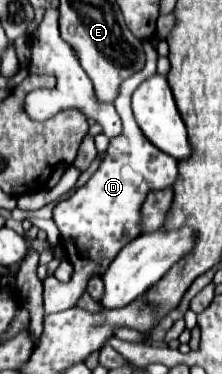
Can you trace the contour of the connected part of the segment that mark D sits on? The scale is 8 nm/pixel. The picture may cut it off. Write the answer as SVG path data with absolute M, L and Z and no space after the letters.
M144 42L146 50L146 66L132 78L124 80L120 88L120 96L116 98L114 106L122 118L122 134L116 138L110 138L106 156L100 162L100 168L94 172L94 176L78 188L70 198L60 200L54 206L54 224L60 230L62 248L66 254L66 260L74 266L74 274L68 282L58 282L56 278L44 280L44 308L46 314L60 312L66 308L72 308L78 298L84 294L88 280L94 274L104 274L108 270L112 258L140 236L142 228L142 216L140 208L152 190L164 190L170 188L178 178L178 160L158 150L148 138L138 130L138 124L134 120L132 108L130 108L130 96L136 90L136 86L148 76L156 74L156 50L150 46L150 42Z

